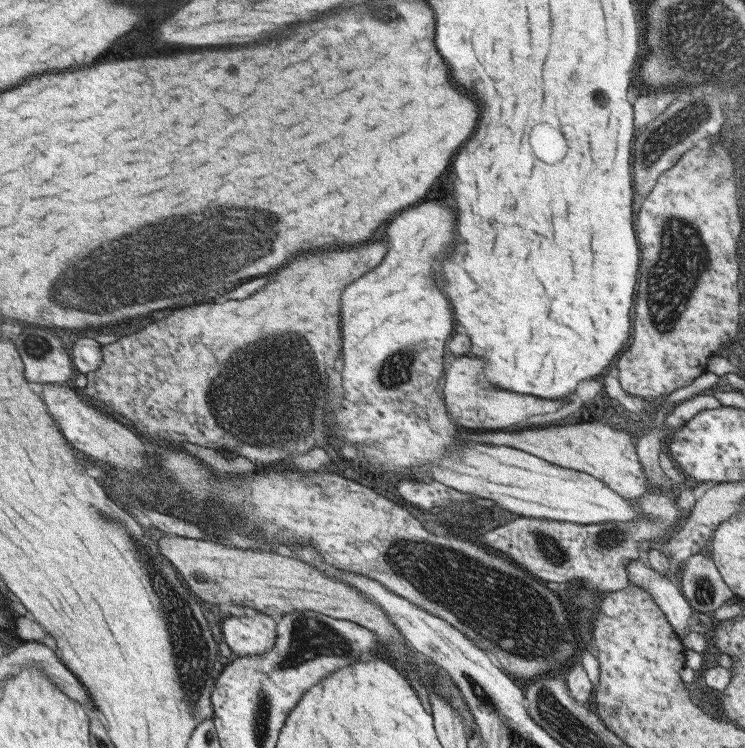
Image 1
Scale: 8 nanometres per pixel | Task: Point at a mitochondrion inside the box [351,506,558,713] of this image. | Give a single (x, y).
(479, 691)

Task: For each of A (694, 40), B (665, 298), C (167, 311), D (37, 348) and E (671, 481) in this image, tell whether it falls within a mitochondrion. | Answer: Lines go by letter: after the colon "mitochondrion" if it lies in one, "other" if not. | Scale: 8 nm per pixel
A: mitochondrion
B: mitochondrion
C: mitochondrion
D: mitochondrion
E: other

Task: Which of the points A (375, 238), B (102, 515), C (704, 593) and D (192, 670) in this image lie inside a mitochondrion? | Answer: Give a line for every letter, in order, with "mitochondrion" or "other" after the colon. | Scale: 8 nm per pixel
A: other
B: mitochondrion
C: mitochondrion
D: mitochondrion

